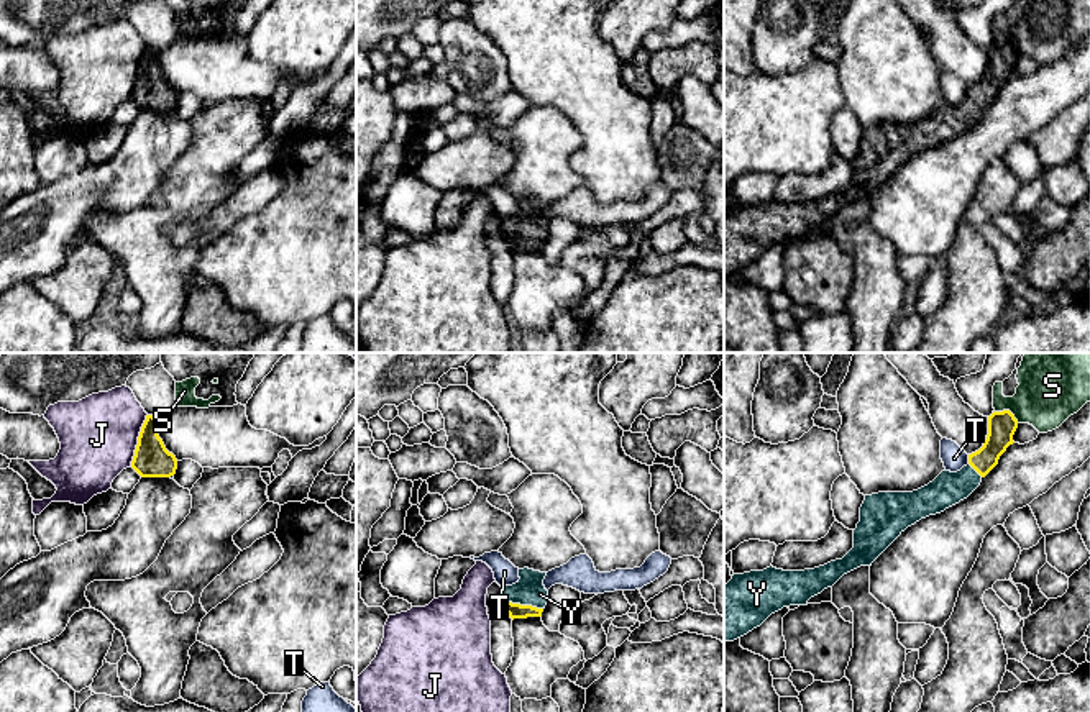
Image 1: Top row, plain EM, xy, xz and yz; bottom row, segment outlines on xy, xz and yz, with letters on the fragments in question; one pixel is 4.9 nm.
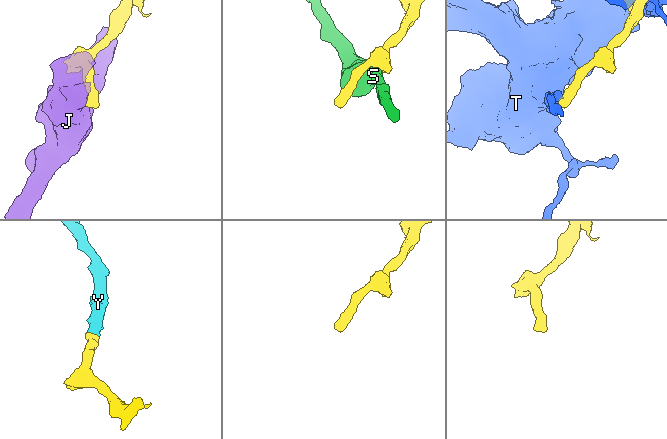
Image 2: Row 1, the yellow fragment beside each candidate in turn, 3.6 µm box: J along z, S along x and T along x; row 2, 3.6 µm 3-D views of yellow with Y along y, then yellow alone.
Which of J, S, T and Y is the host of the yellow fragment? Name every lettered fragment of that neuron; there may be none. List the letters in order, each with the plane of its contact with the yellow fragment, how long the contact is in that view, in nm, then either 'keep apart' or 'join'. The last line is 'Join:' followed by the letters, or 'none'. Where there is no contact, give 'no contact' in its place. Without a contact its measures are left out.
J: meets yellow in xy; contact 260 nm long; keep apart
S: meets yellow in yz; contact 140 nm long; keep apart
T: meets yellow in yz; contact 50 nm long; keep apart
Y: meets yellow in xz; contact 200 nm long; join
Join: Y

